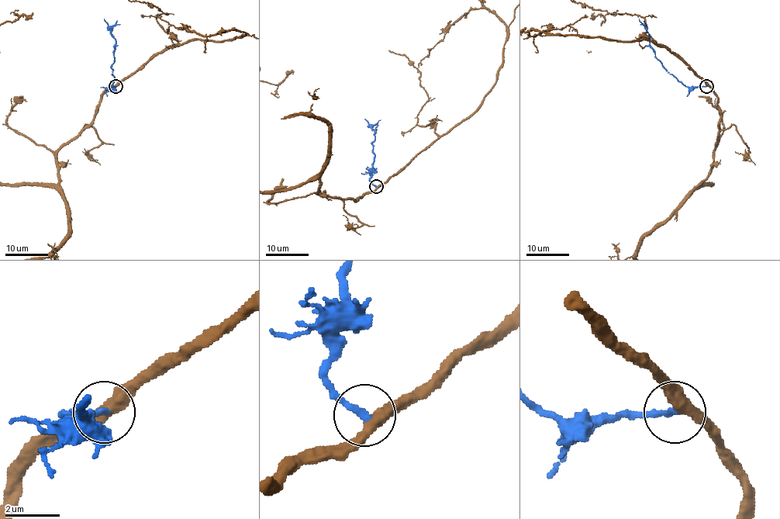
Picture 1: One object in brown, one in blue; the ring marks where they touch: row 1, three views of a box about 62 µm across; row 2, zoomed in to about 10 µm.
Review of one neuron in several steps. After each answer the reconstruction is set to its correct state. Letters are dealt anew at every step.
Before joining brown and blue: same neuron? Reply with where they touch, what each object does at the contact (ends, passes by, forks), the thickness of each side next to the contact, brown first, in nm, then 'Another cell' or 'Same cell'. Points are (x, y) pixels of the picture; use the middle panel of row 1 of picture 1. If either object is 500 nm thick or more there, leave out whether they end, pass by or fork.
Place: (376, 186). At the ring brown passes by. At the ring blue ends. Thickness 420 nm (brown) against 240 nm. Same cell

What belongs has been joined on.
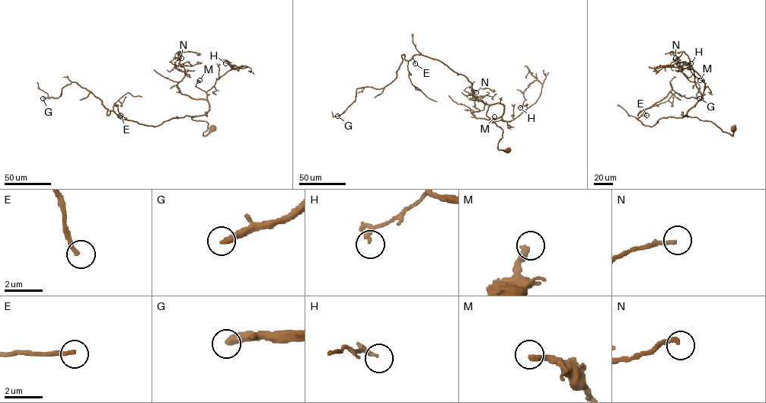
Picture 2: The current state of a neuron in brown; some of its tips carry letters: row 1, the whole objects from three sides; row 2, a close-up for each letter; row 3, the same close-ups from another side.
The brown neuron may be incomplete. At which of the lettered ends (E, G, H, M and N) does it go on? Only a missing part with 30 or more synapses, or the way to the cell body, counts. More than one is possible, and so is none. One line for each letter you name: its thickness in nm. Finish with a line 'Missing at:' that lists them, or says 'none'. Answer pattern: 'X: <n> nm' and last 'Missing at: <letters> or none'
G: 360 nm
M: 320 nm
Missing at: G, M

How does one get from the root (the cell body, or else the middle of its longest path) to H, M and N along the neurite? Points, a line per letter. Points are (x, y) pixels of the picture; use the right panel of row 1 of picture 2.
H: (733, 128), (732, 135), (712, 122), (686, 114), (701, 97), (704, 84), (703, 78), (688, 66), (690, 63)
M: (733, 128), (732, 135), (722, 132), (712, 122), (686, 114), (702, 96), (705, 86), (700, 80)
N: (733, 128), (732, 135), (712, 122), (686, 114), (703, 98), (688, 56), (682, 52), (675, 58)

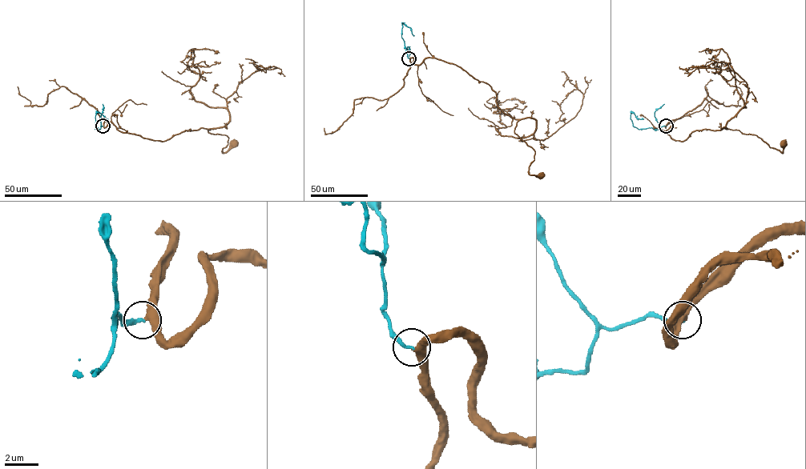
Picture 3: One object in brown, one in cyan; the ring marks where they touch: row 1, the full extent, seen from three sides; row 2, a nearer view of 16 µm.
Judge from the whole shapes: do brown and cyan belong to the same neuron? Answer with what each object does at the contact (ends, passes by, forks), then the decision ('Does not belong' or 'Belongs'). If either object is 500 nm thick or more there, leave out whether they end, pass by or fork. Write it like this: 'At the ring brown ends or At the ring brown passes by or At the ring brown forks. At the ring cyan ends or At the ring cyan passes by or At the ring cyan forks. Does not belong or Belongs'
At the ring brown passes by. At the ring cyan ends. Belongs

